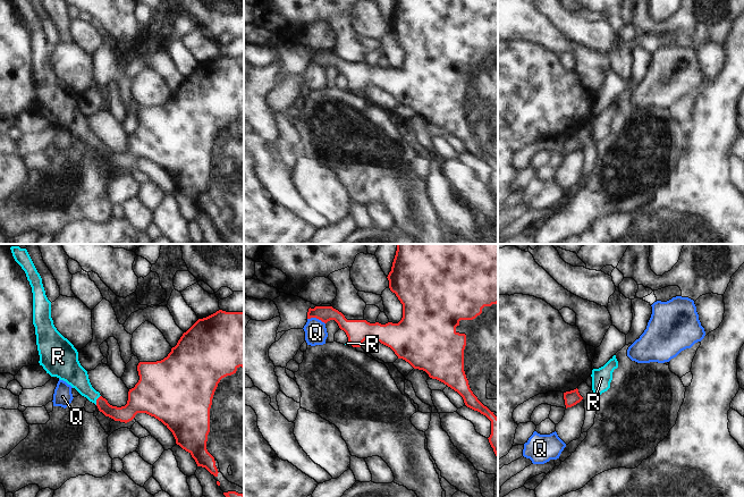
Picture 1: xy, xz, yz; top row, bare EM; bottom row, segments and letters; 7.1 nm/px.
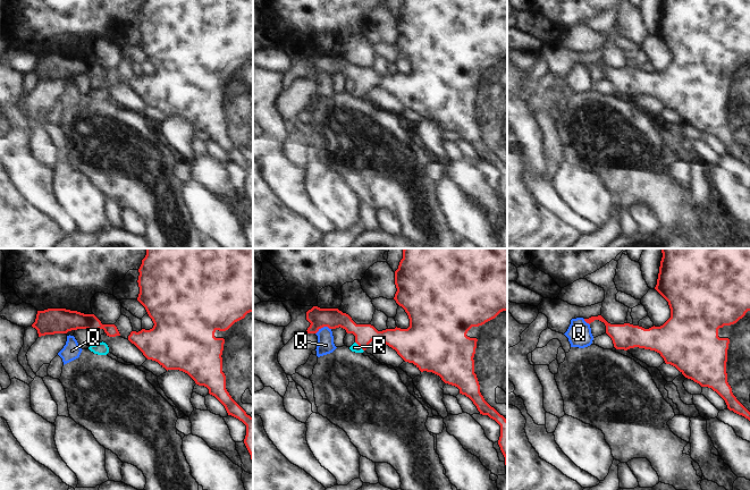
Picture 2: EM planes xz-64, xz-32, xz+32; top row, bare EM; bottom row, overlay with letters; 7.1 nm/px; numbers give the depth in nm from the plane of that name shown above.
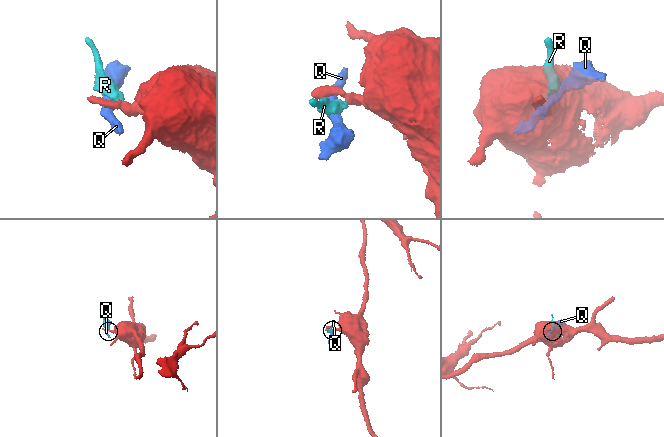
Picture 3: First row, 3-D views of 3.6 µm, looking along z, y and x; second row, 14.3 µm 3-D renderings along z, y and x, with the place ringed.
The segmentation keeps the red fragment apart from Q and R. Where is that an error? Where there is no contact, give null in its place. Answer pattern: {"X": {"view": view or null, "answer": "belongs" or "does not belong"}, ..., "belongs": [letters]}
{"Q": {"view": "xz", "answer": "does not belong"}, "R": {"view": "xy", "answer": "belongs"}, "belongs": ["R"]}

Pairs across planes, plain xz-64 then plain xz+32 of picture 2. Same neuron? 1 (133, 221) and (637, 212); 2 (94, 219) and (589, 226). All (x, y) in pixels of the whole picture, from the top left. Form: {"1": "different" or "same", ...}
{"1": "same", "2": "different"}

